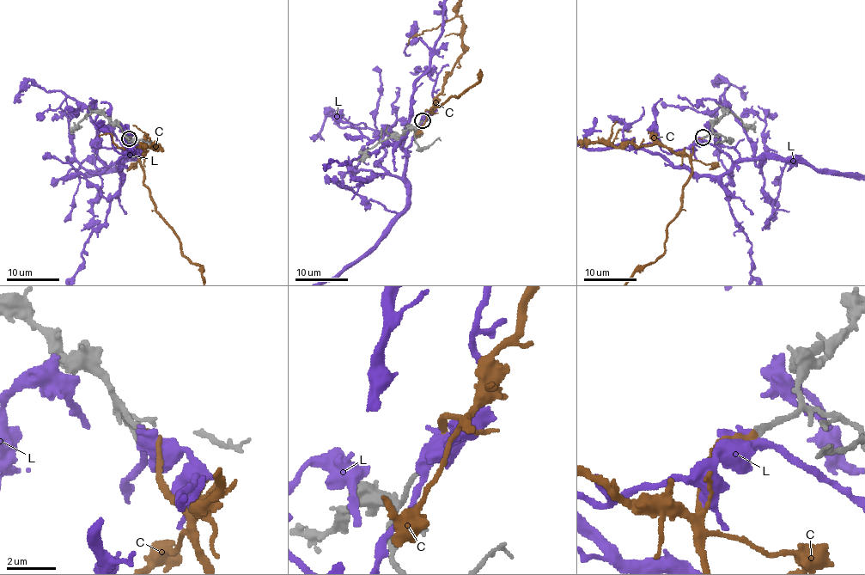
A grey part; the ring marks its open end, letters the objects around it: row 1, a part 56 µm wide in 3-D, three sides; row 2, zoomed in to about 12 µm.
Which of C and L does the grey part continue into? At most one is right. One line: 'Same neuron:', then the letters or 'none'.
Same neuron: C

